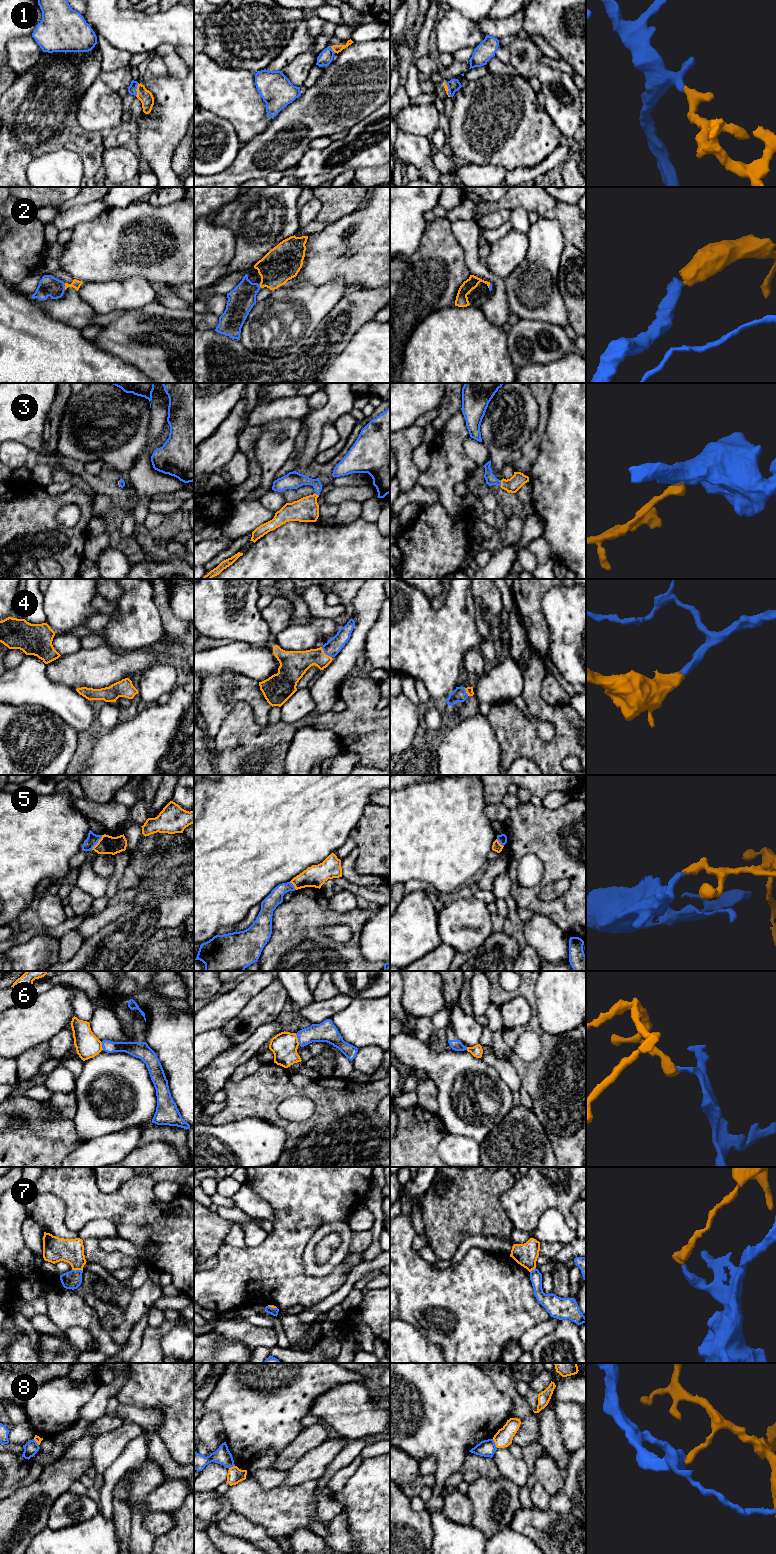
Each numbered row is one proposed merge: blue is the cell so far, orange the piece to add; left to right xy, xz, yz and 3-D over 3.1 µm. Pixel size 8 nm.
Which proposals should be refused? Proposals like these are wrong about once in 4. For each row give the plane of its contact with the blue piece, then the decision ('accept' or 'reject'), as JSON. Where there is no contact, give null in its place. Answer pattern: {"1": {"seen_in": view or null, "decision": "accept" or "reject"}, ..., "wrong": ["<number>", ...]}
{"1": {"seen_in": "xy", "decision": "accept"}, "2": {"seen_in": "xy", "decision": "accept"}, "3": {"seen_in": "yz", "decision": "accept"}, "4": {"seen_in": "xz", "decision": "accept"}, "5": {"seen_in": "xy", "decision": "reject"}, "6": {"seen_in": "xz", "decision": "reject"}, "7": {"seen_in": "xy", "decision": "reject"}, "8": {"seen_in": "yz", "decision": "reject"}, "wrong": ["5", "6", "7", "8"]}

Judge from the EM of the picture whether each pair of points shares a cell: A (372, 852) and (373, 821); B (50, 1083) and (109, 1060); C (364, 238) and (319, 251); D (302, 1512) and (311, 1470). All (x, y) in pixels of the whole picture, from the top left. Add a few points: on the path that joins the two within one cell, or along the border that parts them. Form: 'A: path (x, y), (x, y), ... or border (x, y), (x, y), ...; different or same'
A: path (372, 844), (373, 829); same
B: border (76, 1078), (76, 1084), (72, 1091); different
C: path (353, 249), (350, 251), (330, 251); same
D: border (316, 1479), (286, 1486); different

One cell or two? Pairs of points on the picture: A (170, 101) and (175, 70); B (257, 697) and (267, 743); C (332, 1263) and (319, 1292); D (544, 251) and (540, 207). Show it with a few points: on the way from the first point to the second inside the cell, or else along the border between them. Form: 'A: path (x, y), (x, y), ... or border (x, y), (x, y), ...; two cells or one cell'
A: border (168, 73), (183, 78); two cells
B: border (250, 707), (253, 720), (265, 726); two cells
C: border (344, 1259), (324, 1276), (308, 1276), (304, 1273); two cells
D: border (539, 216), (556, 219), (561, 229); two cells

